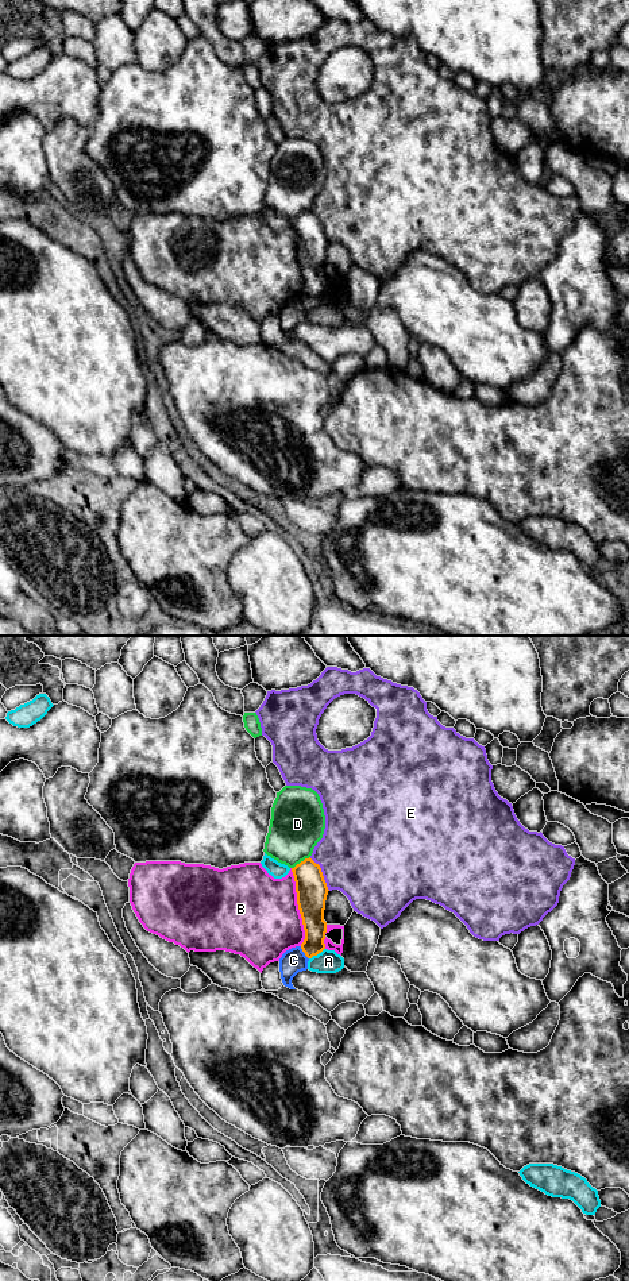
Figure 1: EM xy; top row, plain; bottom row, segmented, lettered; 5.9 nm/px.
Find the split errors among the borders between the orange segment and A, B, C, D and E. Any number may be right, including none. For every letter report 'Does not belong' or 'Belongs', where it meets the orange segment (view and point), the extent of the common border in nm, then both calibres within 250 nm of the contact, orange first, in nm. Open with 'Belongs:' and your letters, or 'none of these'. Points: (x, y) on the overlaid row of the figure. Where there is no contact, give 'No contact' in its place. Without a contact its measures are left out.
Belongs: none of these
A: Does not belong. Touches orange at xy (316, 955). Shared border 120 nm. Thickness 140 nm (orange) against 140 nm
B: Does not belong. Touches orange at xy (298, 907). Shared border 460 nm. Thickness 190 nm (orange) against 480 nm
C: Does not belong. Touches orange at xy (304, 952). Shared border 90 nm. Thickness 140 nm (orange) against 140 nm
D: Does not belong. Touches orange at xy (301, 861). Shared border 130 nm. Thickness 190 nm (orange) against 320 nm
E: Does not belong. Touches orange at xy (321, 874). Shared border 240 nm. Thickness 190 nm (orange) against 480 nm

